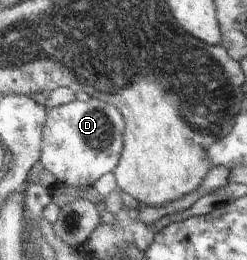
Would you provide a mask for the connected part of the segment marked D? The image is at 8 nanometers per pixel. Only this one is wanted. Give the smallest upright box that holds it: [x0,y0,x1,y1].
[39,97,124,187]

